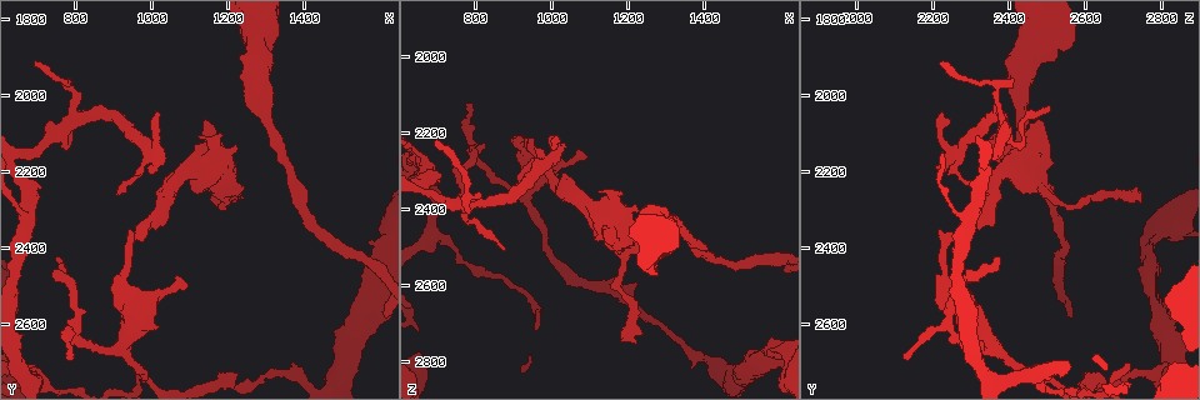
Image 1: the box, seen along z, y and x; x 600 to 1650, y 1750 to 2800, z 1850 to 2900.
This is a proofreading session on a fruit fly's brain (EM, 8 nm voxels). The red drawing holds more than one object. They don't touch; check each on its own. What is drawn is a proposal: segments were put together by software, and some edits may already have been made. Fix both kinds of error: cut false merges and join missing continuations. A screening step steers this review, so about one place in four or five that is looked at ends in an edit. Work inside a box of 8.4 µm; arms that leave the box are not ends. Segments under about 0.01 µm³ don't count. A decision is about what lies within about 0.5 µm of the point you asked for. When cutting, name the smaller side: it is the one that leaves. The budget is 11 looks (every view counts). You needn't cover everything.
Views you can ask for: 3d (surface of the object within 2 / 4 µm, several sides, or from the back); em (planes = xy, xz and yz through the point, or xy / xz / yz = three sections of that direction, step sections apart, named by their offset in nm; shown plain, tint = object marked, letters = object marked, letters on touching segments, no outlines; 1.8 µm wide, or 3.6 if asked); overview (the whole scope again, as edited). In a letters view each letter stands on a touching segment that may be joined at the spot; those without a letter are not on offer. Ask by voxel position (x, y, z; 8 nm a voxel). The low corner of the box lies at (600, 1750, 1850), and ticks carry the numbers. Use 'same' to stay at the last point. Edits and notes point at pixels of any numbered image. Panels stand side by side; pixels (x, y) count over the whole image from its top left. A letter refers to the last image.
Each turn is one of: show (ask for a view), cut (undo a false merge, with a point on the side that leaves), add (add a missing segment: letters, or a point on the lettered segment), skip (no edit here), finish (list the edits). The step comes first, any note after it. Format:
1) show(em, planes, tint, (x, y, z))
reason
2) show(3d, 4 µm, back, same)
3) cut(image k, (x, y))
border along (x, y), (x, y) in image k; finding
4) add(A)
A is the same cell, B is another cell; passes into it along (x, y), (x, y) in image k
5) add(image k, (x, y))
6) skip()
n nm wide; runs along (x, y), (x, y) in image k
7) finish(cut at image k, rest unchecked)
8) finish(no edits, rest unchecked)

show(em, xy, step 16, letters, (695, 1915, 2225))
thin end

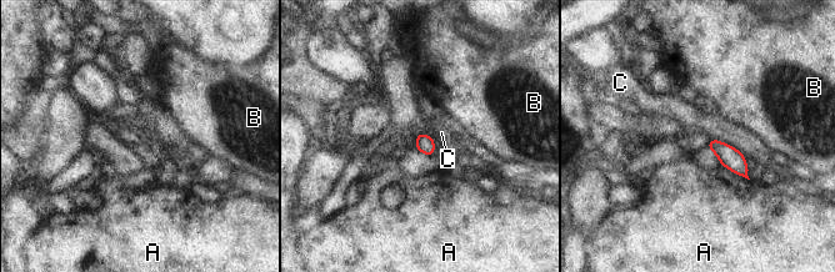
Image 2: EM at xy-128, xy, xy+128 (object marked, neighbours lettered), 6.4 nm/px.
skip()
70 nm wide; C touches over 260 nm; A, B and C are other cells; no lettered segment goes on from it

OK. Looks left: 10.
show(em, xz, step 16, letters, (750, 2420, 2365))
thin end

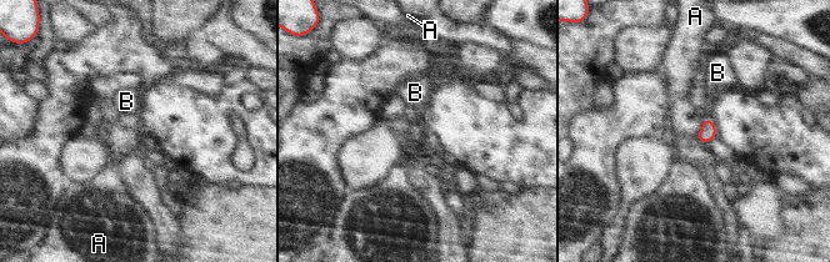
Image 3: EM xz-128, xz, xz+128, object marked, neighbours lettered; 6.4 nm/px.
show(em, planes, letters, same)

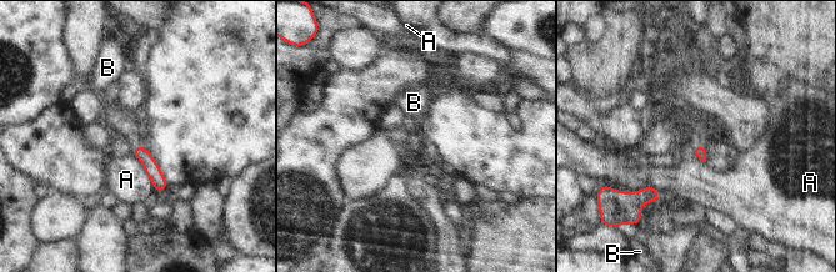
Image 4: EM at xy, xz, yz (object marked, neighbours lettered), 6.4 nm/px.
skip()
A and B are other cells; border along (131, 150), (153, 185) in image 4; no lettered segment goes on from it

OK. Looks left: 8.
show(em, planes, letters, (795, 2610, 2240))
abrupt turn

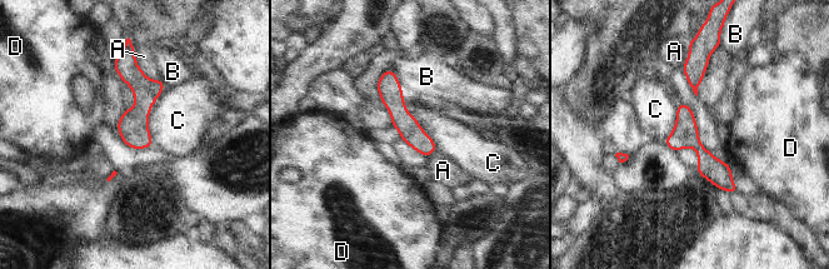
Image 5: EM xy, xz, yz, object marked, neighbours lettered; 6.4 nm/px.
skip()
C touches over 440 nm; A, B, C and D are other cells; border along (403, 91), (405, 109), (437, 149) in image 5; continuous, no second neuron

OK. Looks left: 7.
show(3d, 4 µm, (1085, 2505, 2270))
free end

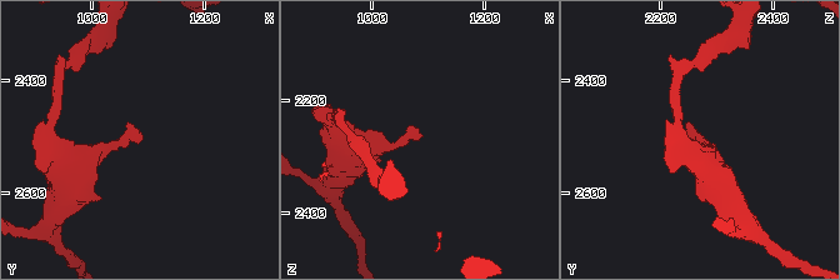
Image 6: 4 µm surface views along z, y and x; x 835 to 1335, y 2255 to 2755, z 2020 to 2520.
show(em, planes, letters, (1090, 2515, 2265))

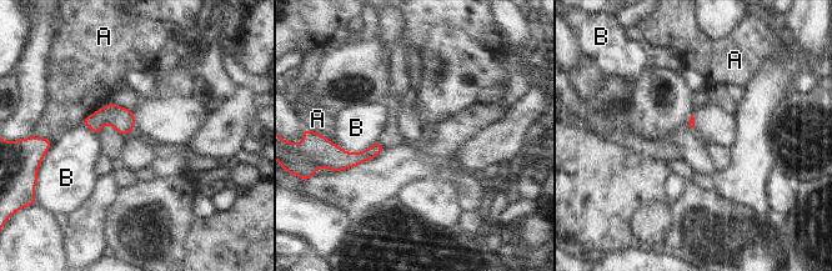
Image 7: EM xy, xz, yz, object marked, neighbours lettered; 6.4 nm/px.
skip()
A and B are other cells; none of them fits

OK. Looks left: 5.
show(3d, 2 µm, (955, 2705, 2725))
free end

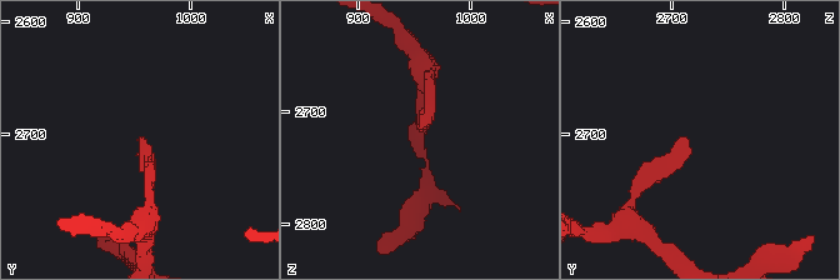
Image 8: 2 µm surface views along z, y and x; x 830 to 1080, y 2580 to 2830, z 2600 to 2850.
show(em, yz, step 8, tint, (956, 2708, 2718))
shape alone is not enough

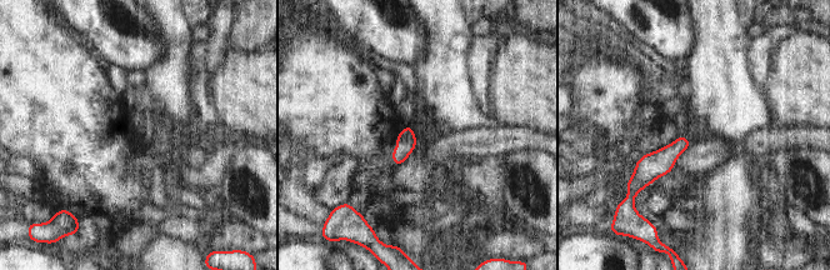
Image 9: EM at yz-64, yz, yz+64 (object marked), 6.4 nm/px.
show(em, xy, step 8, letters, same)
cut it another way

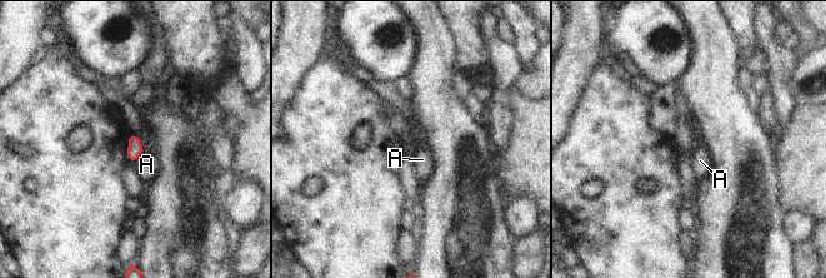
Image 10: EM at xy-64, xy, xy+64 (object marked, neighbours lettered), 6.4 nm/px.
skip()
A touches over 110 nm; A is another cell; border along (144, 152), (133, 163) in image 10; no lettered segment goes on from it

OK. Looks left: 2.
finish(no edits, rest unchecked)

